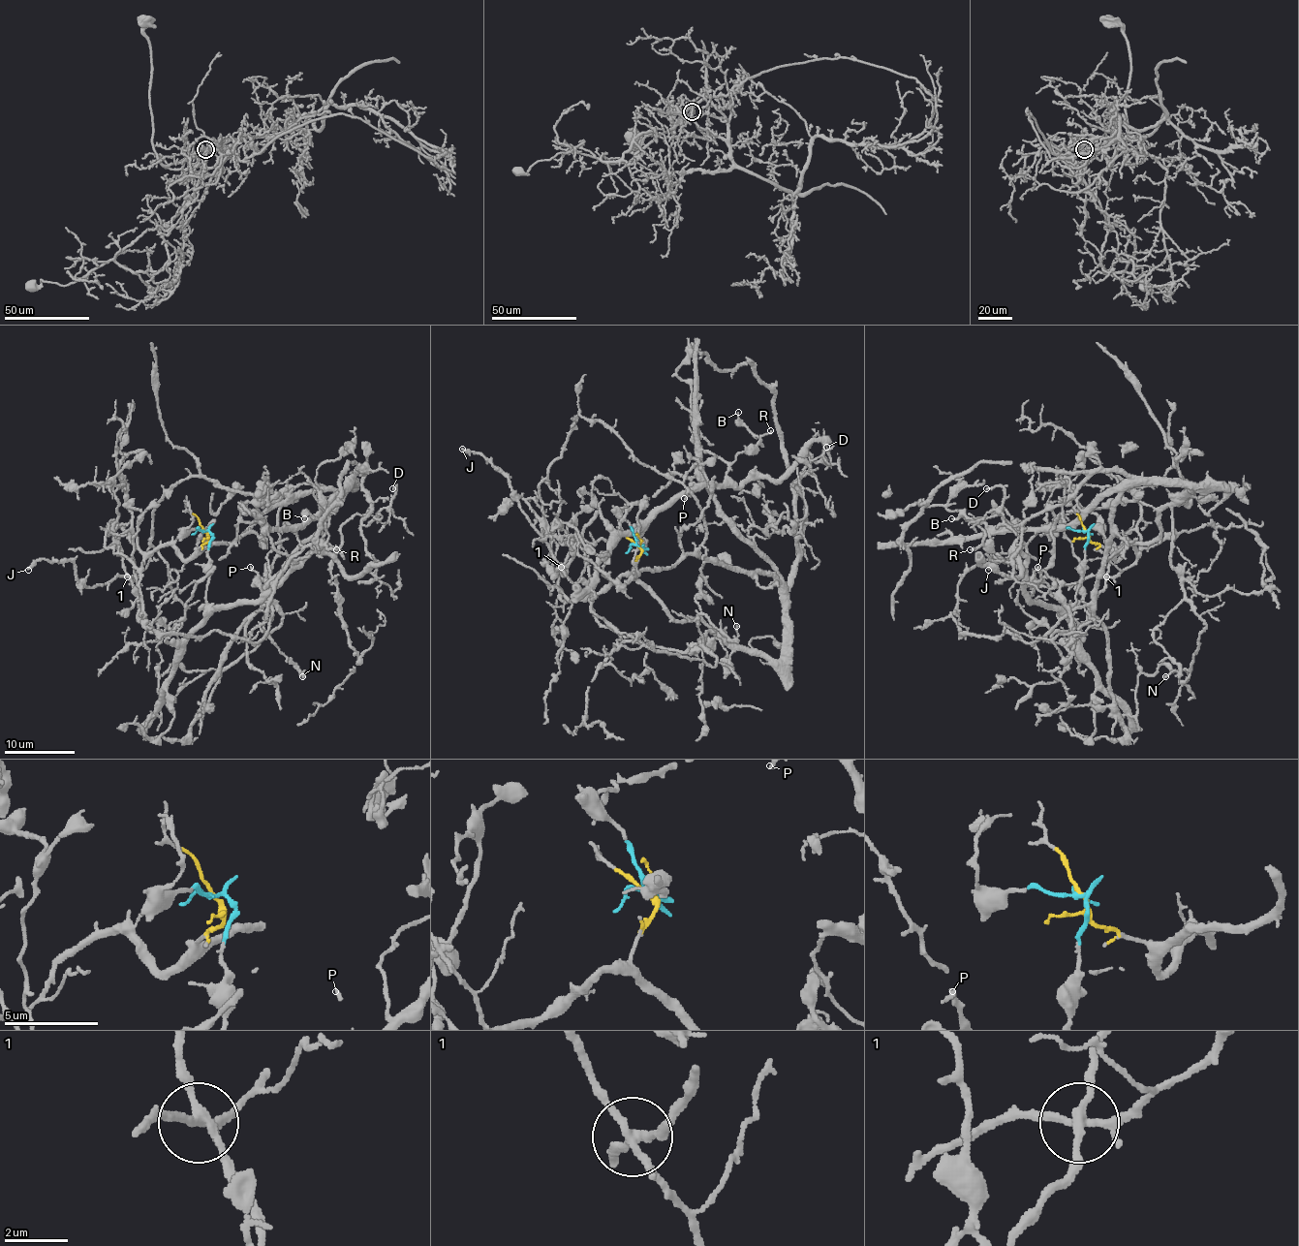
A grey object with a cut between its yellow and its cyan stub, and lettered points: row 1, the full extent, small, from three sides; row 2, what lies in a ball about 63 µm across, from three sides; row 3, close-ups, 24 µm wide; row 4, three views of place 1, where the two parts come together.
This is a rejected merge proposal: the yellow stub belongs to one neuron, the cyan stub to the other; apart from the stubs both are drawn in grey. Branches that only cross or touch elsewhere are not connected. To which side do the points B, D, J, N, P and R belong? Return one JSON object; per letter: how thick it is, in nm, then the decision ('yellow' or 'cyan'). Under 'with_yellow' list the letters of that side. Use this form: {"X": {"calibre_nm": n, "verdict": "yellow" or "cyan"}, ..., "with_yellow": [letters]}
{"B": {"calibre_nm": 160, "verdict": "cyan"}, "D": {"calibre_nm": 200, "verdict": "yellow"}, "J": {"calibre_nm": 280, "verdict": "yellow"}, "N": {"calibre_nm": 170, "verdict": "yellow"}, "P": {"calibre_nm": 200, "verdict": "cyan"}, "R": {"calibre_nm": 150, "verdict": "cyan"}, "with_yellow": ["D", "J", "N"]}

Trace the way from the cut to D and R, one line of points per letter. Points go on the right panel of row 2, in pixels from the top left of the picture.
D: (1086, 531), (1114, 548), (1149, 544), (1159, 512), (1198, 487), (1093, 471), (1015, 526), (1003, 489), (985, 489)
R: (1086, 531), (1084, 576), (1075, 602), (1061, 607), (1031, 600), (1024, 576), (983, 545), (970, 548)

